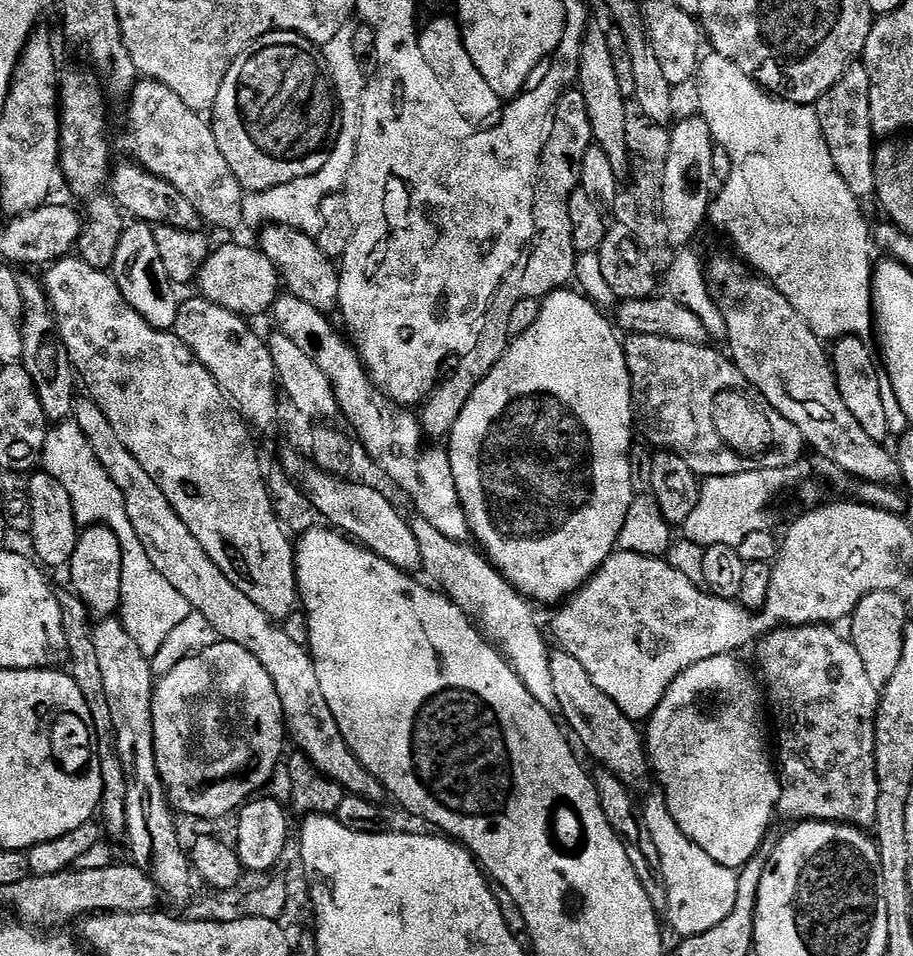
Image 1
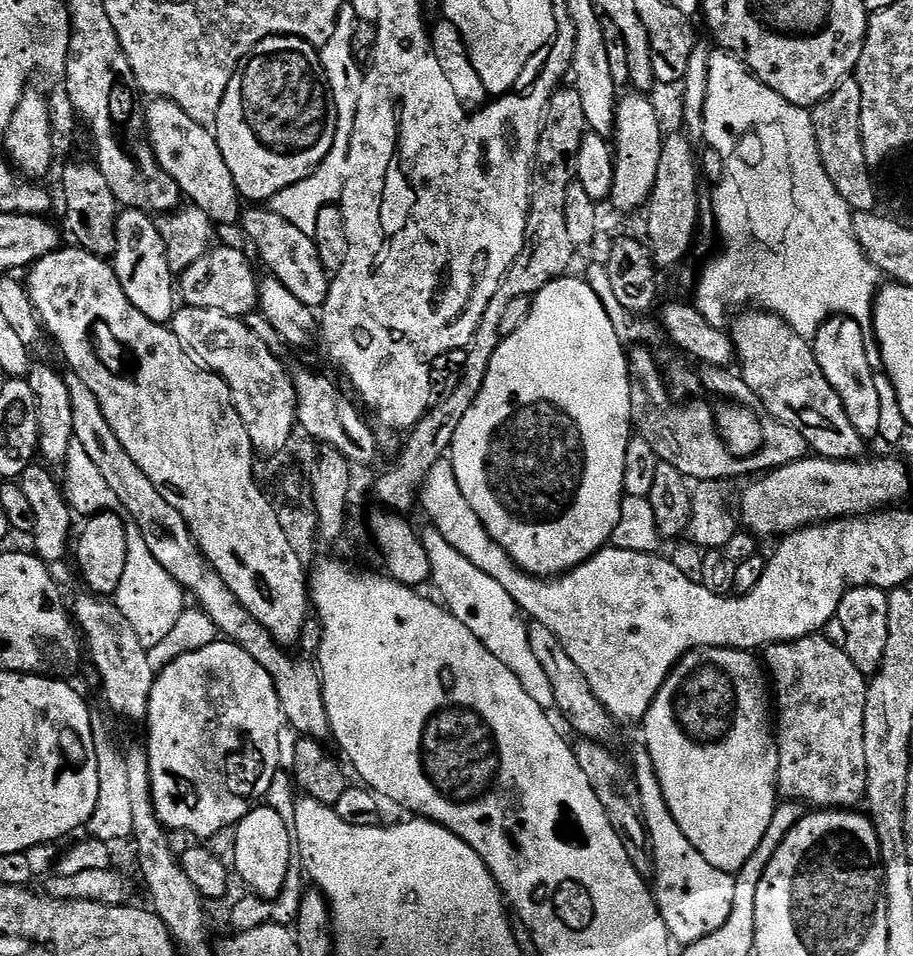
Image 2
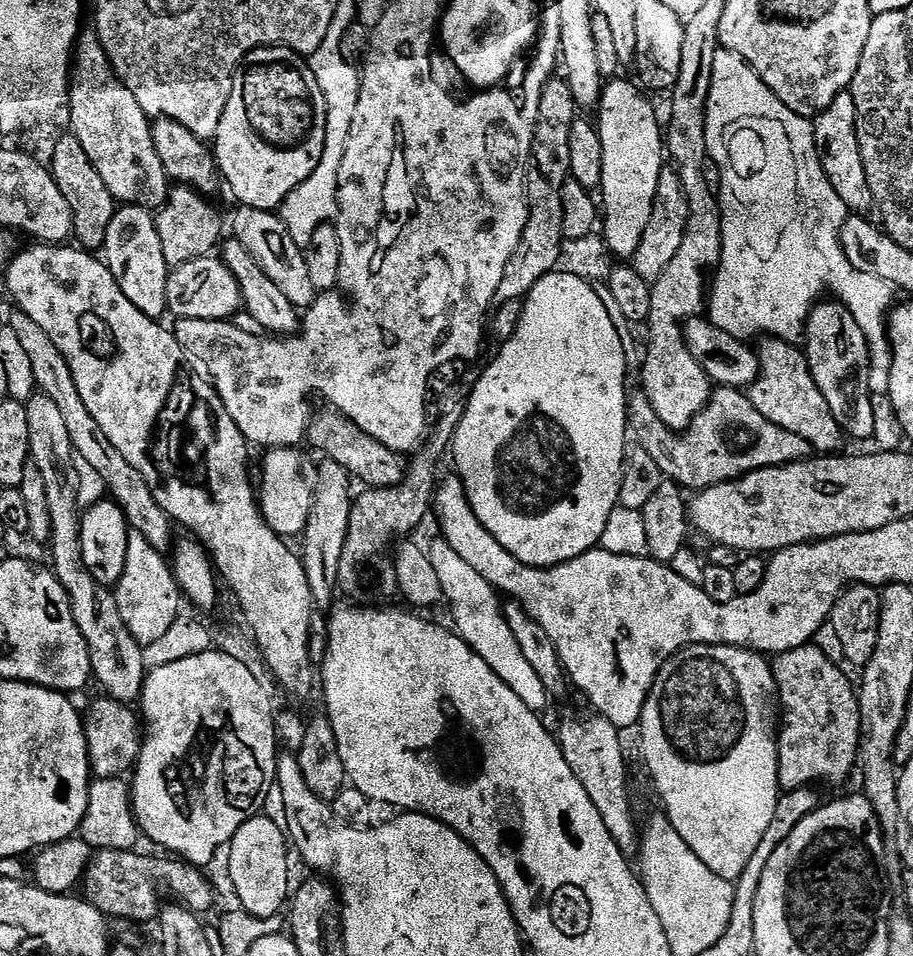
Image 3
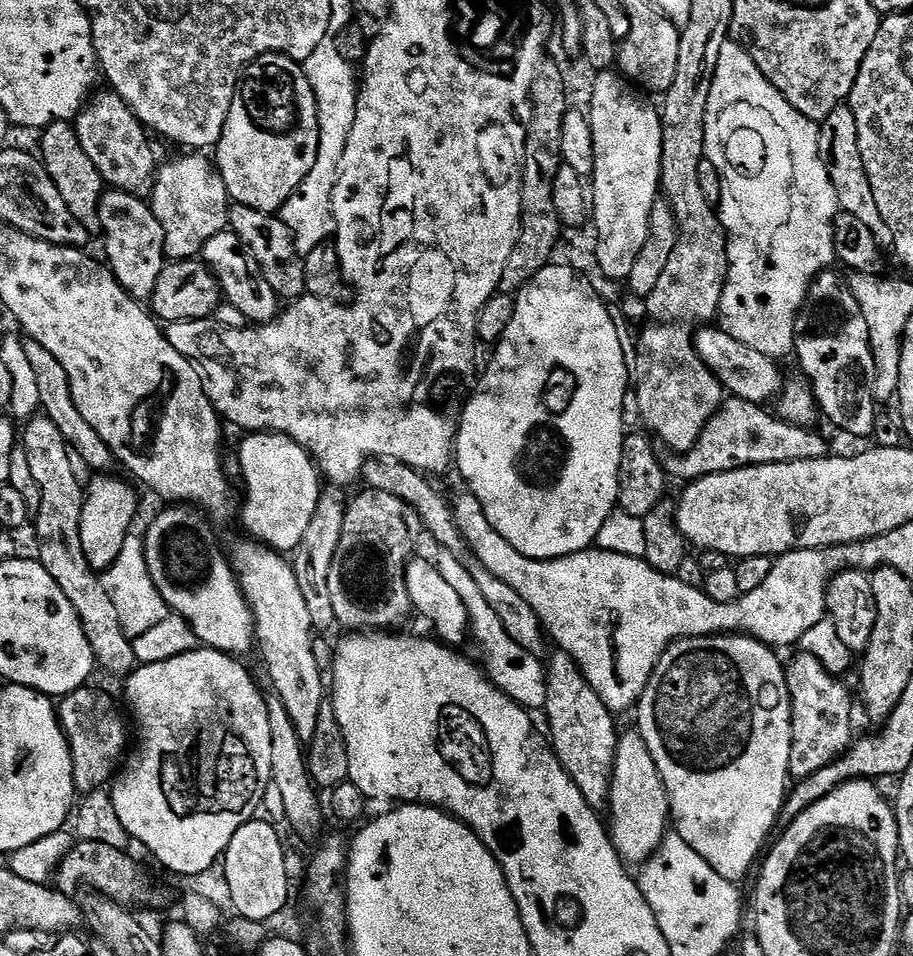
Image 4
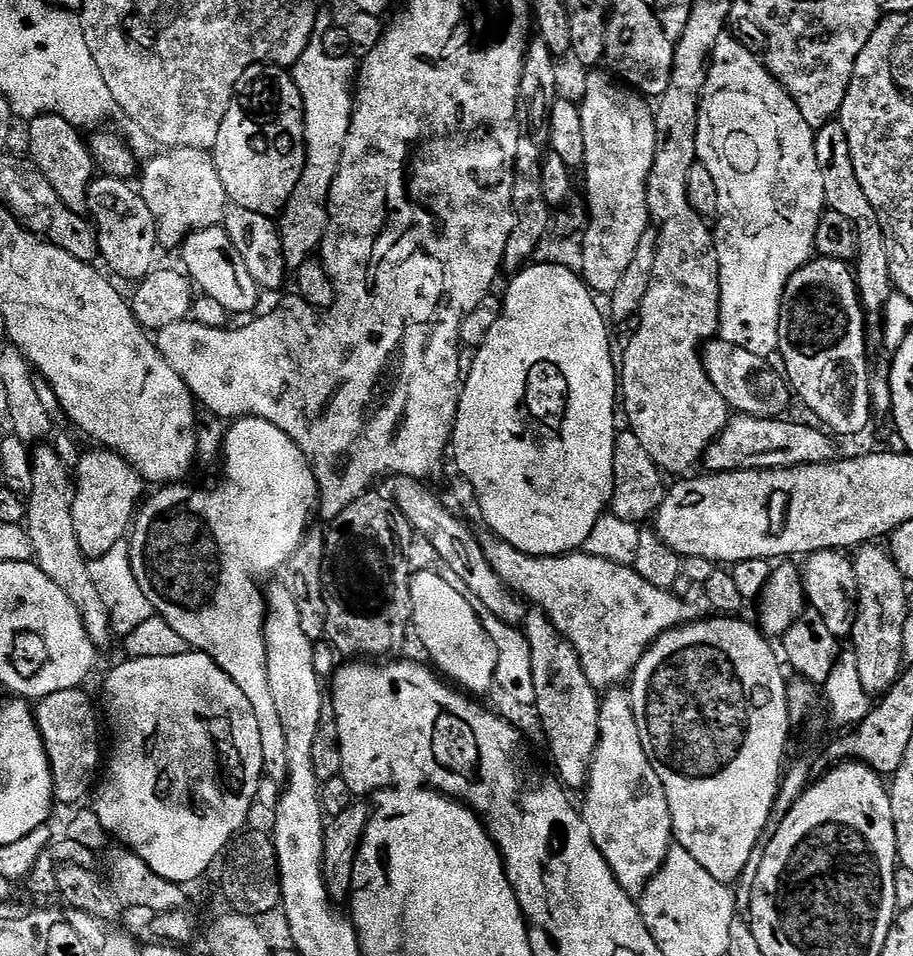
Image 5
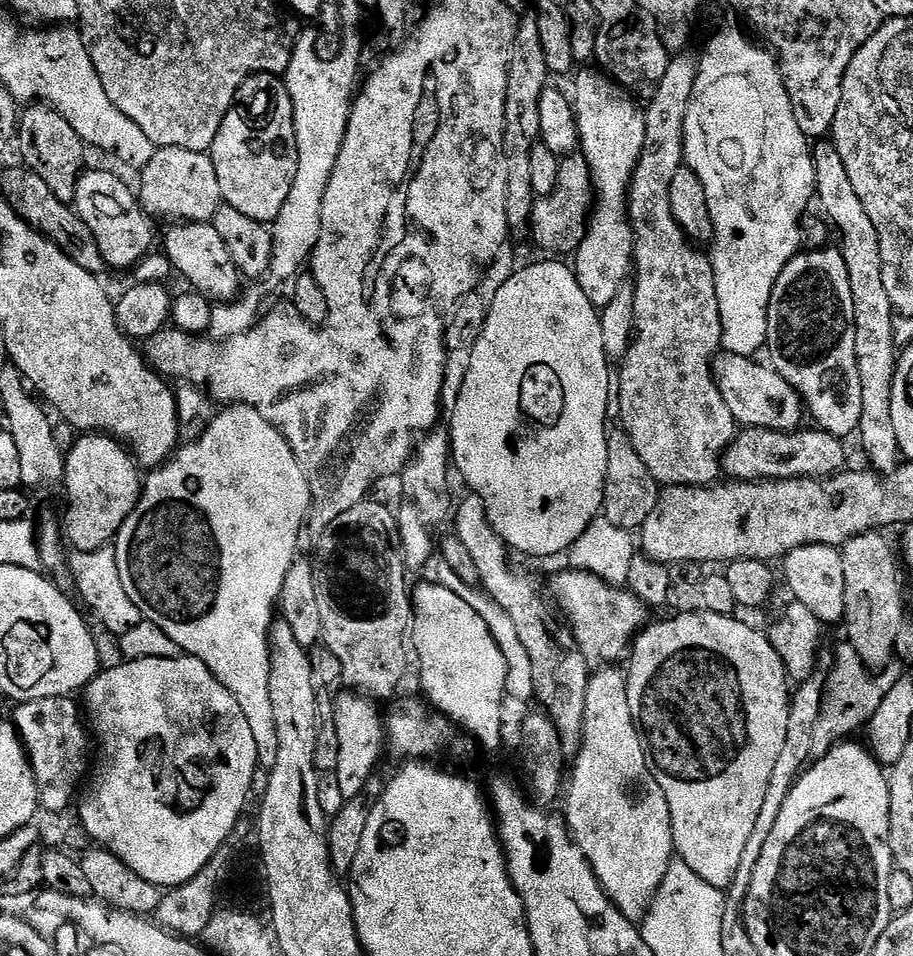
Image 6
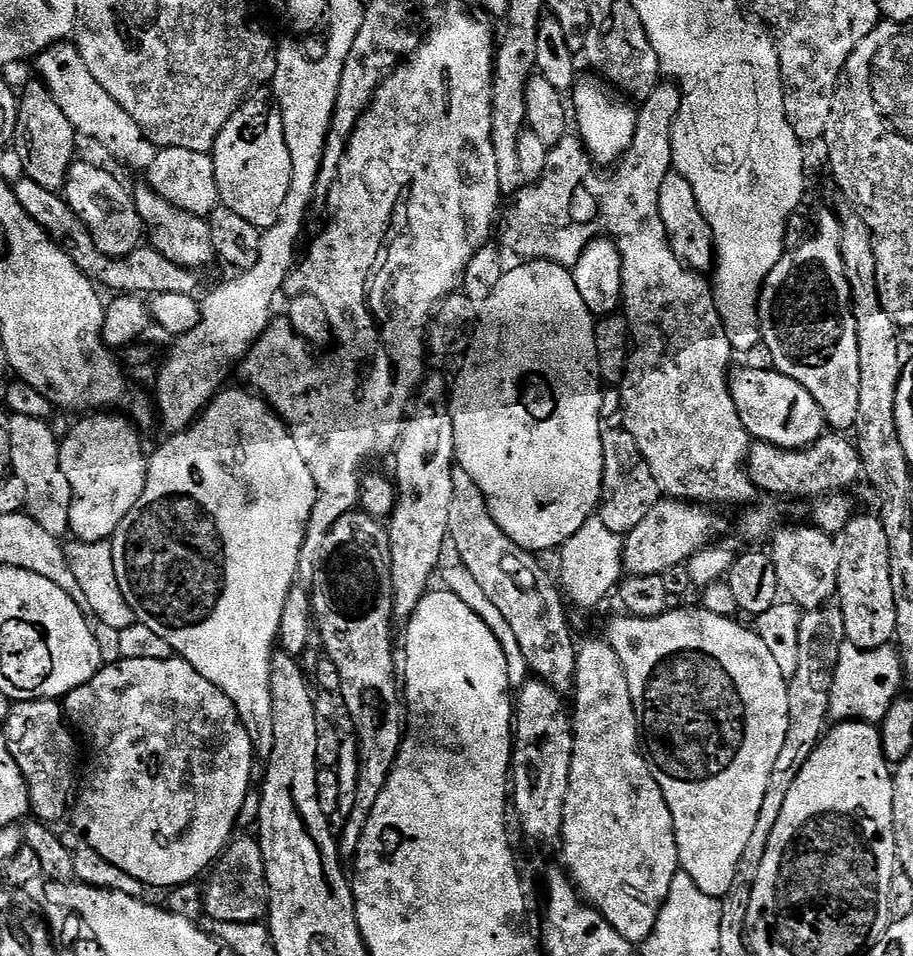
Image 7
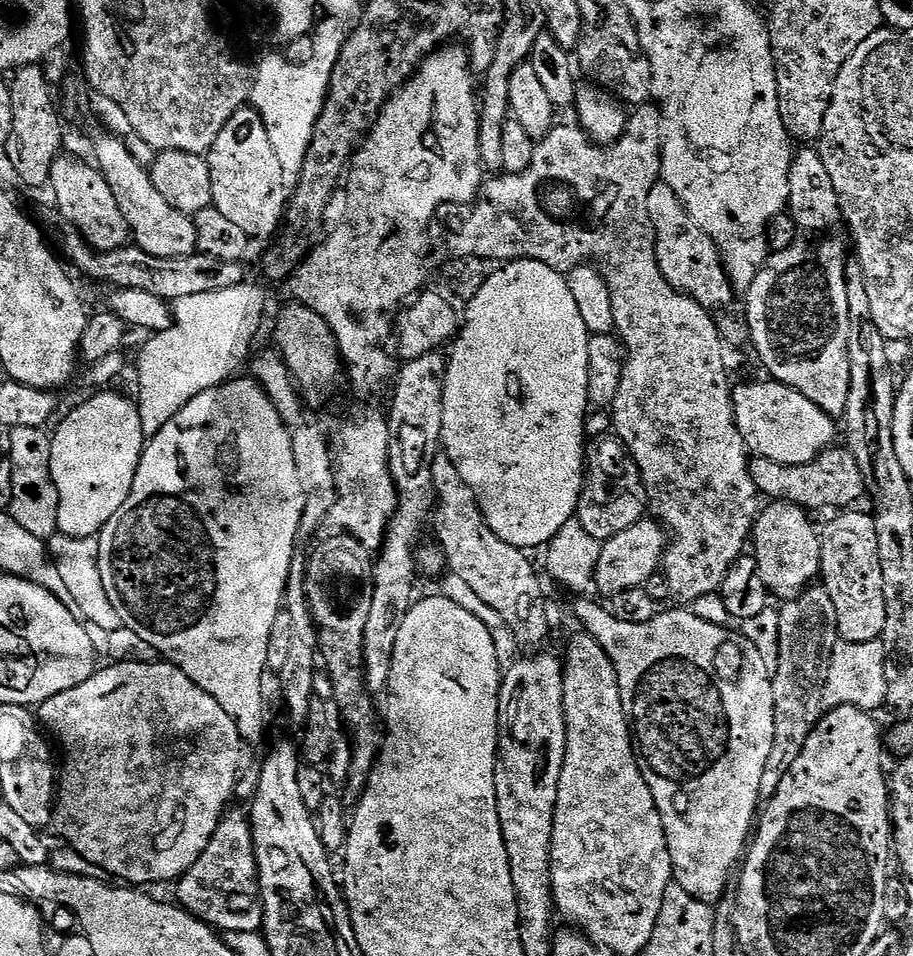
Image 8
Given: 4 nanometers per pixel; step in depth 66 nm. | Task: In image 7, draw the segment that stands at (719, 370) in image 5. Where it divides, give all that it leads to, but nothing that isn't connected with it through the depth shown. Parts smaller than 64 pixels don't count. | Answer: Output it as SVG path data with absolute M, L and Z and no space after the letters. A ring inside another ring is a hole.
M740 368L728 377L728 389L738 406L738 418L753 441L762 440L767 444L783 448L804 448L813 444L819 436L825 435L824 412L810 398L810 394L794 378L765 368Z

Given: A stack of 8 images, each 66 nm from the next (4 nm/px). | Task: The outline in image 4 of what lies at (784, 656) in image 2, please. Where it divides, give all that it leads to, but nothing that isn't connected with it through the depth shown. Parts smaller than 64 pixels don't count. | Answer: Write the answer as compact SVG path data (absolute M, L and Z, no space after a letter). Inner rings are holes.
M801 651L793 658L787 661L784 677L788 693L792 699L792 741L790 742L790 764L788 766L789 777L797 781L807 778L820 770L822 766L828 766L845 752L852 744L854 733L852 733L852 698L844 689L844 680L831 676L810 654Z

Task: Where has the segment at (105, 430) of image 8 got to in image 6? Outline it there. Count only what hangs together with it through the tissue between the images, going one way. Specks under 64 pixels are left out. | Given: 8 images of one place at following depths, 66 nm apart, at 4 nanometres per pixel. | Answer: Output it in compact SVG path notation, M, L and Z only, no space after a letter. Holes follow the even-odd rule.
M84 434L79 438L81 440L72 449L67 449L64 456L62 488L68 491L66 540L77 552L96 552L99 548L109 547L115 541L126 518L130 518L134 506L140 501L142 472L131 451L121 441L107 434Z

